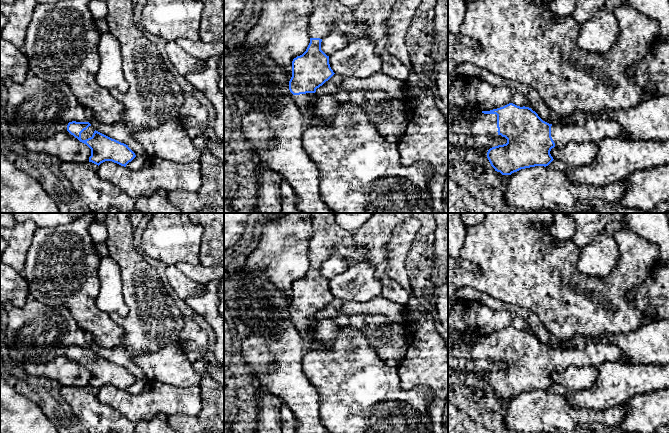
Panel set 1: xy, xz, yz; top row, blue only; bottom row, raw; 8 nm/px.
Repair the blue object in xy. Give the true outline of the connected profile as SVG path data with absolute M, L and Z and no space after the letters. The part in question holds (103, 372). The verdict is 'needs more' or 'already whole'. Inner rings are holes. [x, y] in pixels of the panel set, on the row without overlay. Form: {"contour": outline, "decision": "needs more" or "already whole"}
{"contour": "M69 346L67 355L91 373L89 386L98 390L112 385L126 391L136 381L128 369L96 355L89 346Z", "decision": "needs more"}

